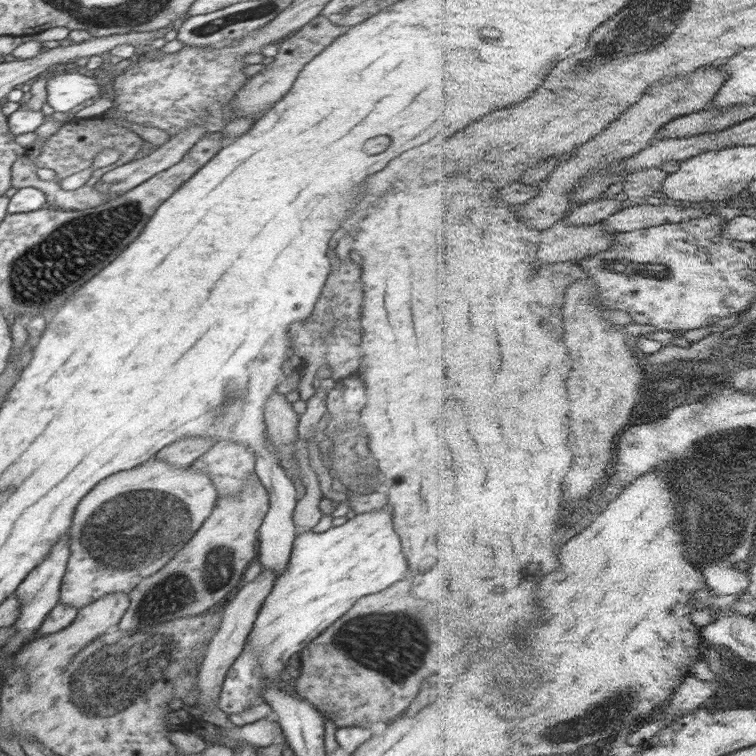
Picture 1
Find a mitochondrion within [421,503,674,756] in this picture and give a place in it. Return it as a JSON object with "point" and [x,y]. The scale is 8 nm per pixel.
{"point":[603,715]}

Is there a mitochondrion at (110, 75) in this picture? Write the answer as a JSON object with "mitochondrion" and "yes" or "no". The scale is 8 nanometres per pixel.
{"mitochondrion":"no"}

